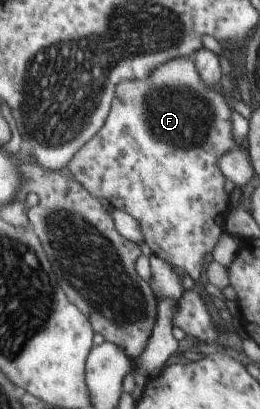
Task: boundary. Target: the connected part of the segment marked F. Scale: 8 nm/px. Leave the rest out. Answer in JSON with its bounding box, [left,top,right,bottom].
[67,56,244,342]

